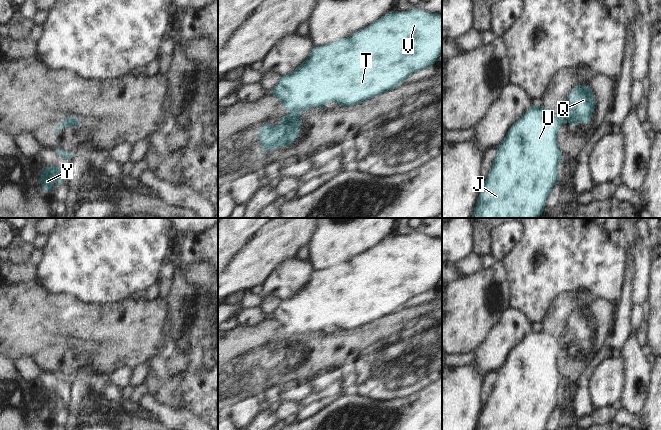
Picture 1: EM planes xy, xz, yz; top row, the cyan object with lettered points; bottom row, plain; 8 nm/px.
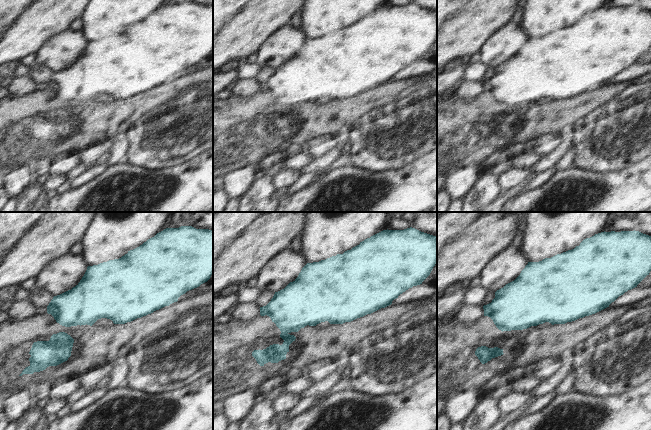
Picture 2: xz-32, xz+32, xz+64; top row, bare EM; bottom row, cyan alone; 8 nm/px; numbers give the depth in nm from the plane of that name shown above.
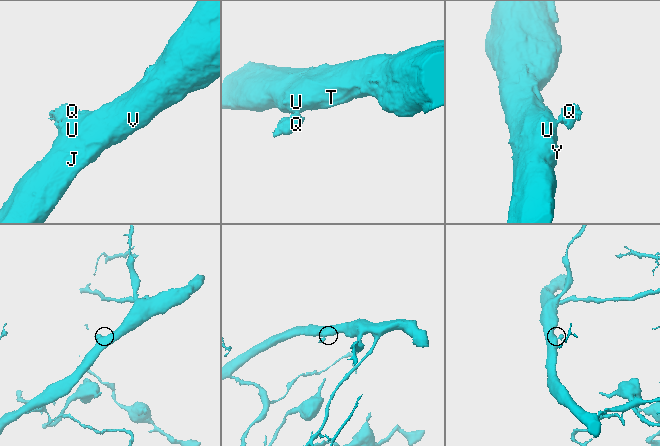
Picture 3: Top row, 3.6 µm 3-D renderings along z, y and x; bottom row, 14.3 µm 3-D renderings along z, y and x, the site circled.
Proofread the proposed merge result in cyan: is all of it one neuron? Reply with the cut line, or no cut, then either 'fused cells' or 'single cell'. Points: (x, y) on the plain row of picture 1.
cut in xz along (290, 336), (298, 338); fused cells

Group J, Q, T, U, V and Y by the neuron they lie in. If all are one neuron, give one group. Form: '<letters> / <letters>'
J T U V Y / Q

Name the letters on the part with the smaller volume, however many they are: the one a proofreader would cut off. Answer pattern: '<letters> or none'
Q

